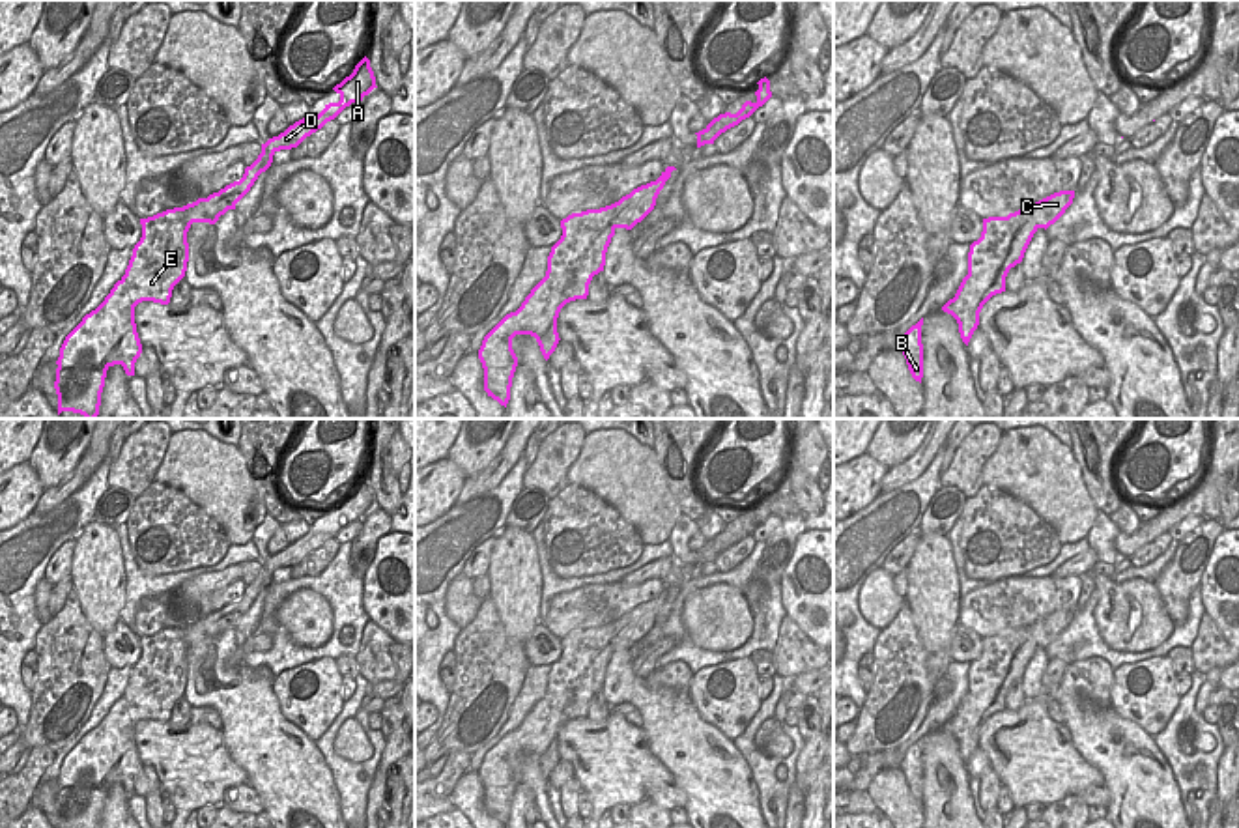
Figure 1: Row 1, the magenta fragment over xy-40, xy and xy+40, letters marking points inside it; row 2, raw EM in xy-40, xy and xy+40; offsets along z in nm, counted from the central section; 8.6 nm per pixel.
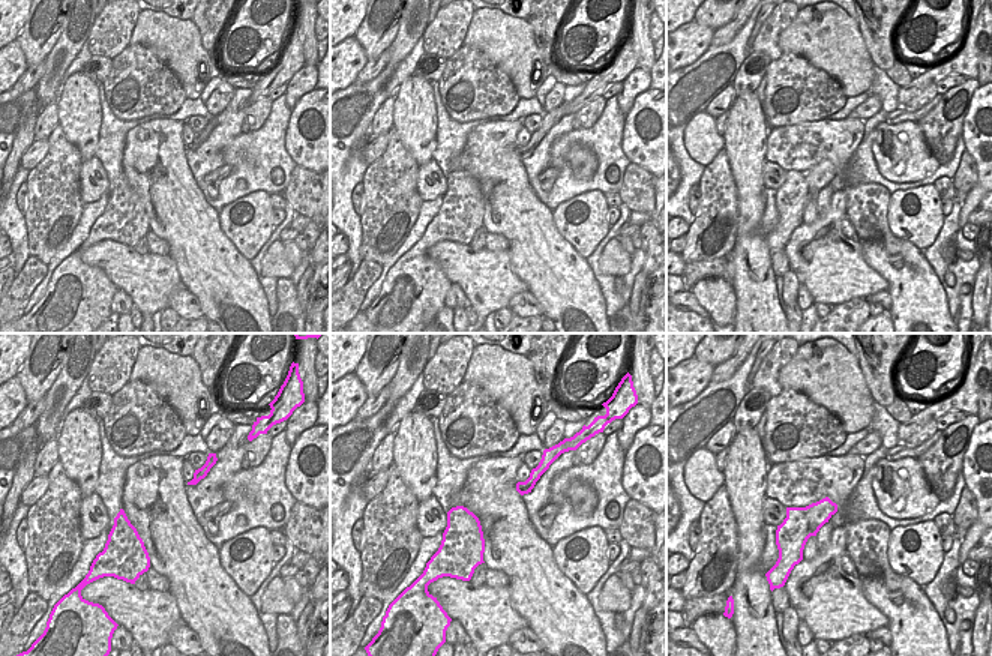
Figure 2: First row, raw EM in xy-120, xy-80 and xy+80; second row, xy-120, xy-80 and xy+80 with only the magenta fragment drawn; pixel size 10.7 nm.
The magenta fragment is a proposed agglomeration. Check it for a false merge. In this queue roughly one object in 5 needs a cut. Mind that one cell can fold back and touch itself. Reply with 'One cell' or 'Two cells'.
One cell

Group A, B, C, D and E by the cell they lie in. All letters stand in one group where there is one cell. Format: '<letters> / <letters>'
A B C D E

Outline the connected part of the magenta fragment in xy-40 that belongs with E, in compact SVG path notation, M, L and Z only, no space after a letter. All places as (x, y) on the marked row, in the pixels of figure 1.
M364 56L353 73L333 88L340 101L325 105L318 116L308 112L284 133L262 144L262 153L245 168L239 181L183 207L140 219L142 237L133 249L125 275L114 284L105 301L65 336L60 348L54 381L58 415L73 411L95 419L107 370L121 364L127 376L135 376L135 363L142 353L135 307L142 301L170 303L174 286L187 271L187 232L191 224L215 224L228 209L235 209L235 204L250 191L258 176L271 166L277 151L297 148L346 107L363 101L374 88L377 88L376 77L370 60Z

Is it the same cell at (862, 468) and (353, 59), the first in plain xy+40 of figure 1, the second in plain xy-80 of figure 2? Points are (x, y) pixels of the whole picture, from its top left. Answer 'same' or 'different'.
same

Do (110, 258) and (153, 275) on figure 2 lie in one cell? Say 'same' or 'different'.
same

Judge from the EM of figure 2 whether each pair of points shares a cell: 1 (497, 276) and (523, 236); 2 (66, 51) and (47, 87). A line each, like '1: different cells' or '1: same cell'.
1: different cells
2: same cell

